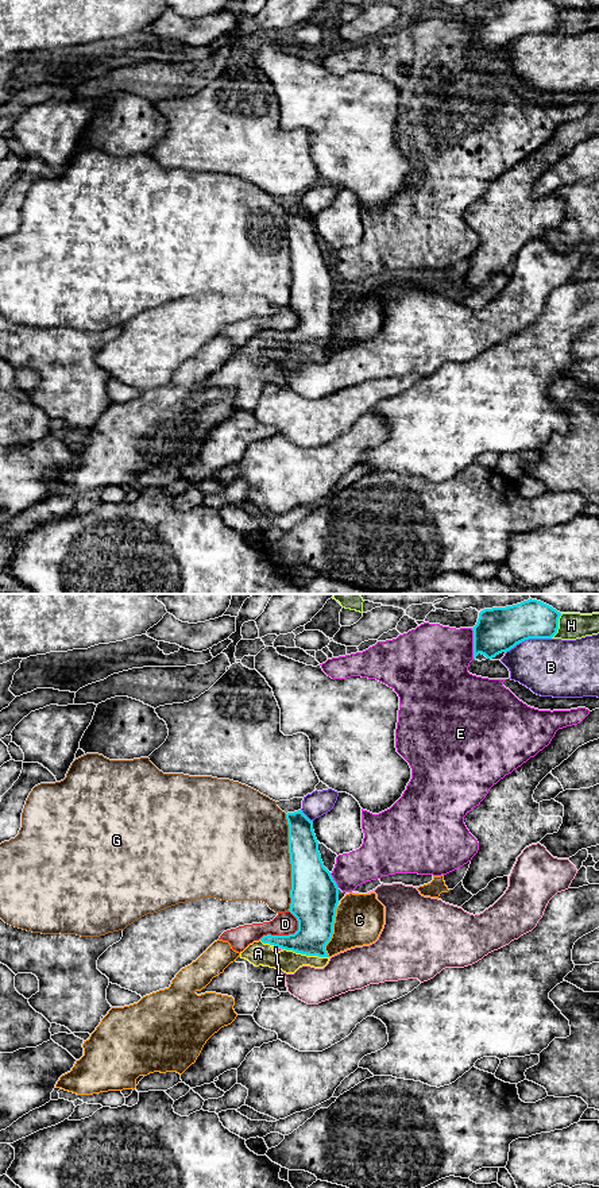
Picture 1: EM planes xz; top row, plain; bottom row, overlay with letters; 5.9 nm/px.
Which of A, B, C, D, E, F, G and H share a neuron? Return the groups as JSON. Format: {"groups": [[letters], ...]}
{"groups": [["A"], ["B"], ["C"], ["D"], ["E"], ["F"], ["G"], ["H"]]}

